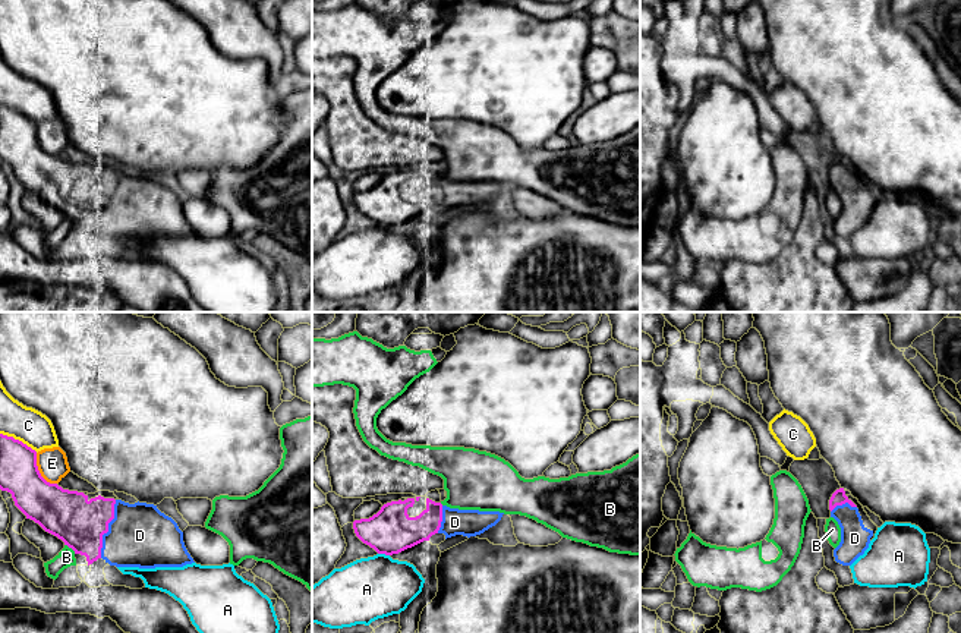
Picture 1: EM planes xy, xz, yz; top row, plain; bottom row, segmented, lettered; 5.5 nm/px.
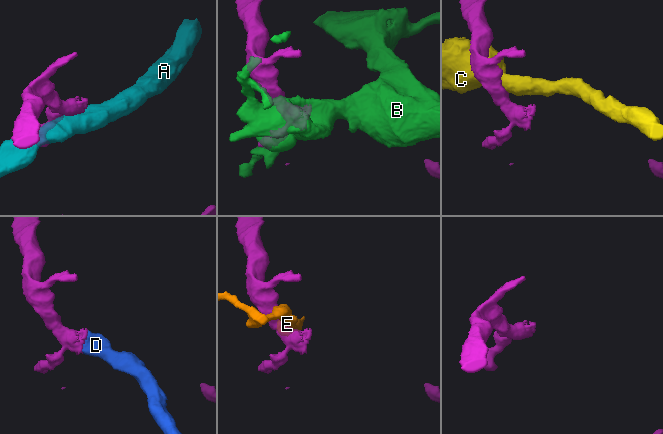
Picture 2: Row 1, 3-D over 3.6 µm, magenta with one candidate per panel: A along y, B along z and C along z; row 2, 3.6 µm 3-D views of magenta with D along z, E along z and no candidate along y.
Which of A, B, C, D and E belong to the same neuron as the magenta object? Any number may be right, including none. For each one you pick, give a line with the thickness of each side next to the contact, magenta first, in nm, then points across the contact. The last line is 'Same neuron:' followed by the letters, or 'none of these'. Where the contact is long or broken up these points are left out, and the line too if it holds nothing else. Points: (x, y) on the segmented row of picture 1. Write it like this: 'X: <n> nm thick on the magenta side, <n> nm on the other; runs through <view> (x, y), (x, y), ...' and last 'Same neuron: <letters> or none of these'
D: 280 nm thick on the magenta side, 340 nm on the other
Same neuron: D

